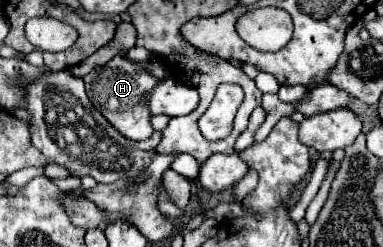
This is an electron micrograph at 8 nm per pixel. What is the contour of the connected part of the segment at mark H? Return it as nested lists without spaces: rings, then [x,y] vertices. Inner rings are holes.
[[[114,56],[108,64],[94,68],[88,76],[84,76],[86,94],[96,110],[100,110],[108,122],[128,140],[146,140],[154,132],[150,126],[150,110],[146,106],[146,94],[158,84],[144,68],[130,62],[128,58]]]

